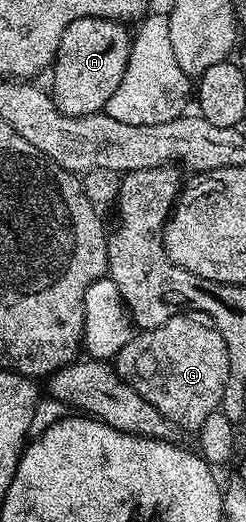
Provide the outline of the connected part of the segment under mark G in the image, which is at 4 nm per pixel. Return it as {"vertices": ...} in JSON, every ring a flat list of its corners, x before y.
{"vertices":[[178,315,154,329,134,332,132,339,118,351,115,368,170,425,178,430,196,431,207,415,221,408,229,374,227,343,223,343,223,335,208,320]]}

